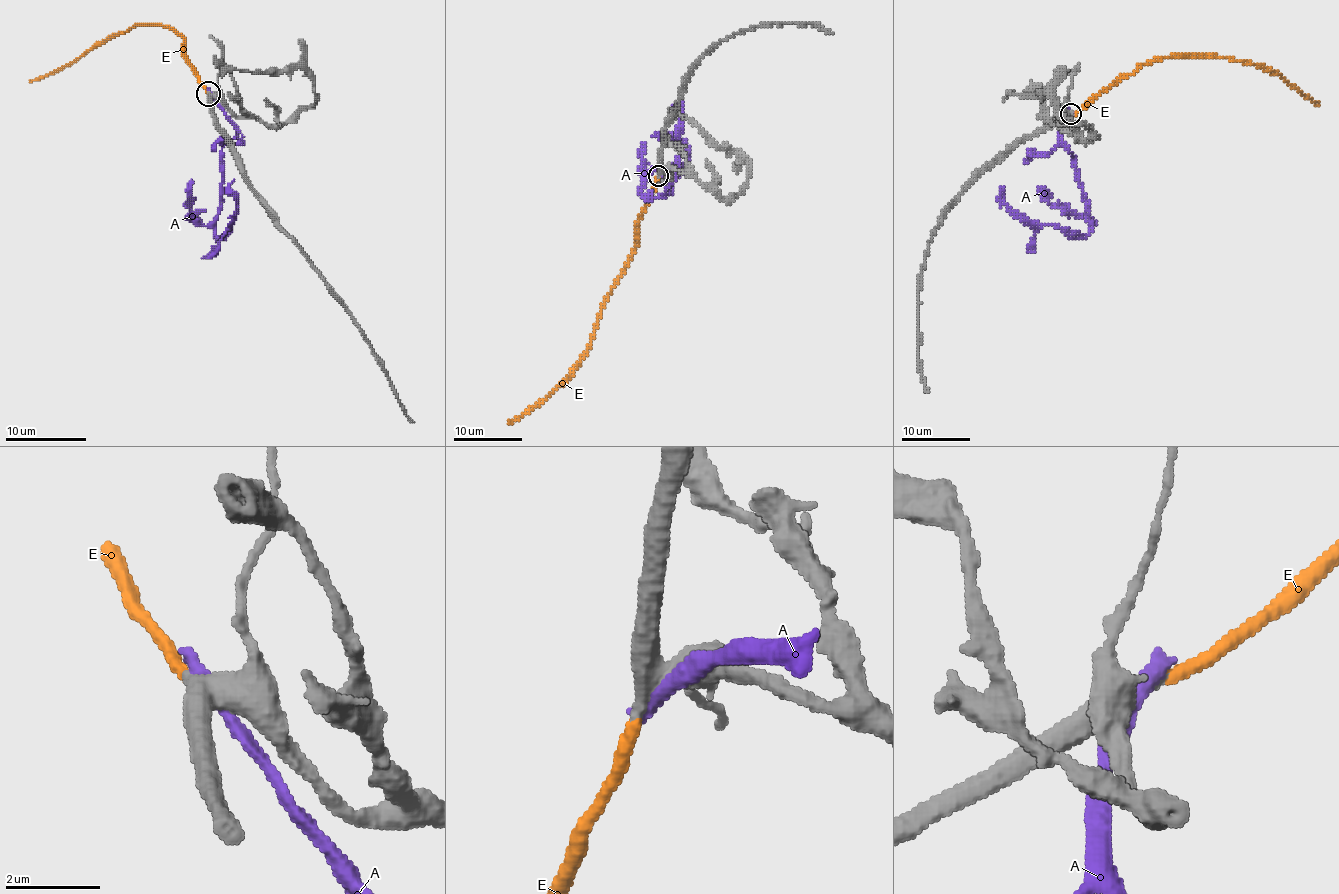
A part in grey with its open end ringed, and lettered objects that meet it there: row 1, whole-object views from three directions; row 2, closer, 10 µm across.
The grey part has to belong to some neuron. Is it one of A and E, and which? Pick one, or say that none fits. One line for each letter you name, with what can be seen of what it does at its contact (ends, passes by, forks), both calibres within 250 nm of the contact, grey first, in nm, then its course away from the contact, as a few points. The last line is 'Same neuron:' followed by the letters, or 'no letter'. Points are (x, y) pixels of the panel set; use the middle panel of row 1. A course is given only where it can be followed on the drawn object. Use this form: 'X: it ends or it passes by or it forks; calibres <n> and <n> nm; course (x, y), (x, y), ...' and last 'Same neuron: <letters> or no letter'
E: it ends; calibres 400 and 280 nm; course (659, 176), (639, 217), (639, 241), (611, 289), (589, 347), (575, 367), (541, 400), (507, 422)
Same neuron: E

